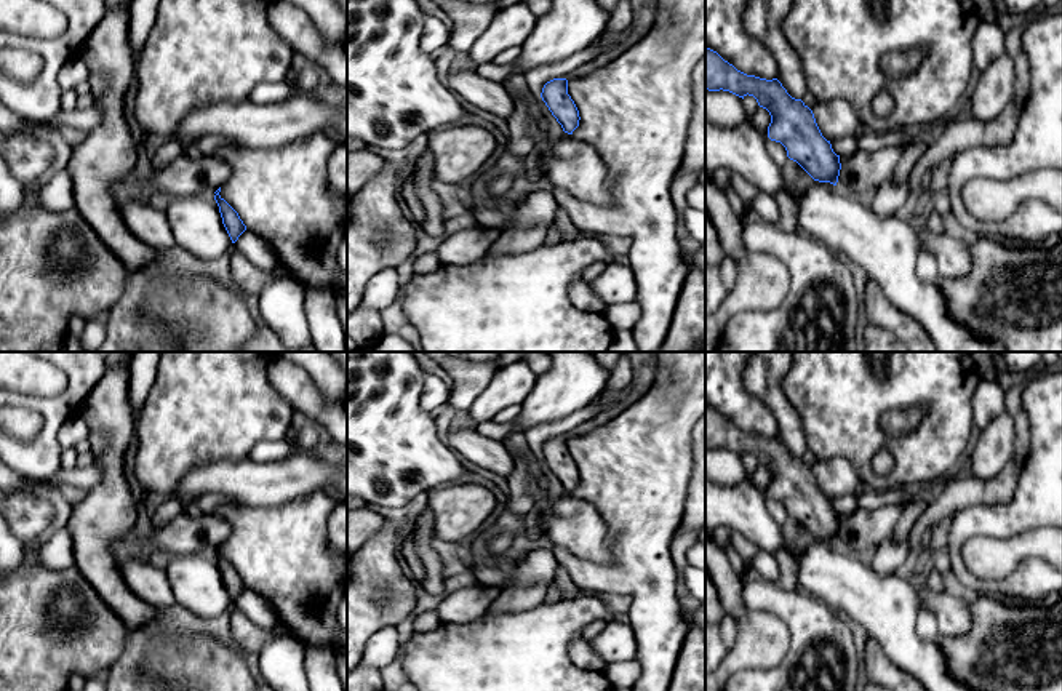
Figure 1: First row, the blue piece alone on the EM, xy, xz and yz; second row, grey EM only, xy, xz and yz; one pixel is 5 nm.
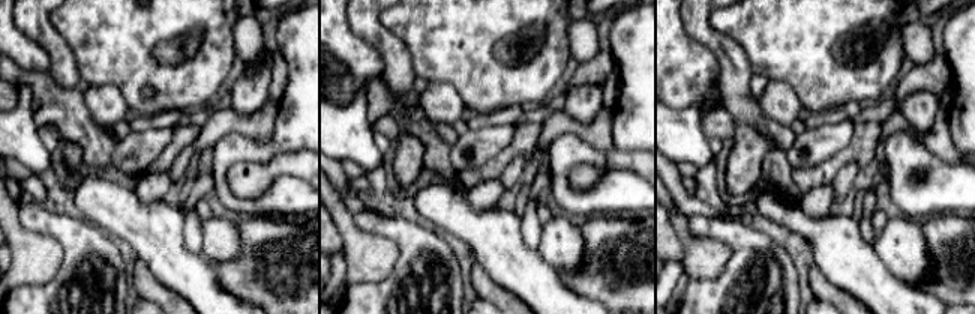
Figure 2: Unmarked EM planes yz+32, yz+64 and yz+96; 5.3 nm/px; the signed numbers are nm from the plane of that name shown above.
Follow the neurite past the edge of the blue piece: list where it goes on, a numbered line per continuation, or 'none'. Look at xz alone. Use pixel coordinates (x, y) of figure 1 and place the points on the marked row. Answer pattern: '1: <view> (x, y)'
none

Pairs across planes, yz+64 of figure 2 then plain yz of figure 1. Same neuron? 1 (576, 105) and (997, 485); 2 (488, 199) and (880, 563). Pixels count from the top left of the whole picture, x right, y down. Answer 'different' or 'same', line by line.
1: different
2: same

